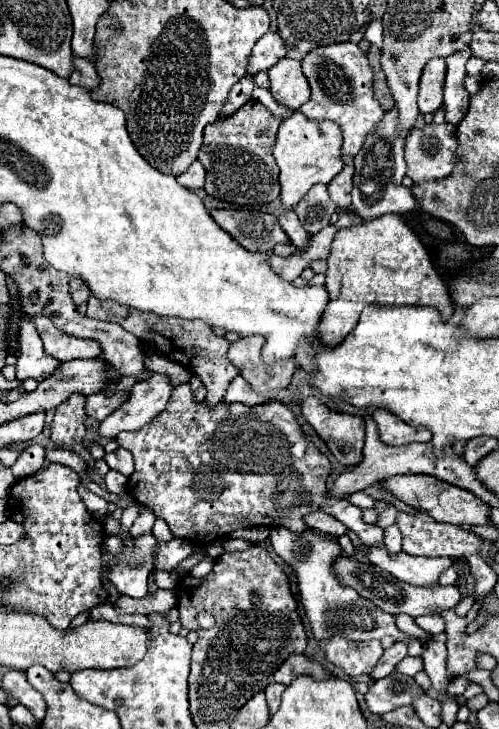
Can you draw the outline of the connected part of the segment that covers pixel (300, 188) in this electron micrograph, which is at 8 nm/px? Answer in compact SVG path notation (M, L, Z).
M295 110L281 126L277 134L277 144L273 148L273 156L277 160L277 166L281 170L279 174L279 184L281 184L281 202L283 208L293 208L305 192L313 184L327 184L337 176L337 172L345 166L341 160L341 132L339 126L331 120L317 122L317 120L307 120L303 112Z

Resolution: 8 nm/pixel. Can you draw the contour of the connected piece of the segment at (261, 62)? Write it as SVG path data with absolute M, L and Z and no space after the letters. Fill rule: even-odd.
M267 32L255 44L251 60L247 64L247 76L253 76L261 70L269 70L285 56L285 44L277 32Z

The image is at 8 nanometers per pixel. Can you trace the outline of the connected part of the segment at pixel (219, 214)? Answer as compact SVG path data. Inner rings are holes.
M211 210L211 216L249 252L271 252L275 244L291 244L273 214L251 210Z

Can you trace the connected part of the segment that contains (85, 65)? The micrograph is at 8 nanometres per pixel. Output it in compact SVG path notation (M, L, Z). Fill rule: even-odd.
M73 58L75 62L75 70L69 78L71 84L75 86L81 86L81 88L87 88L87 90L95 90L99 86L99 74L95 72L95 66L83 58Z

